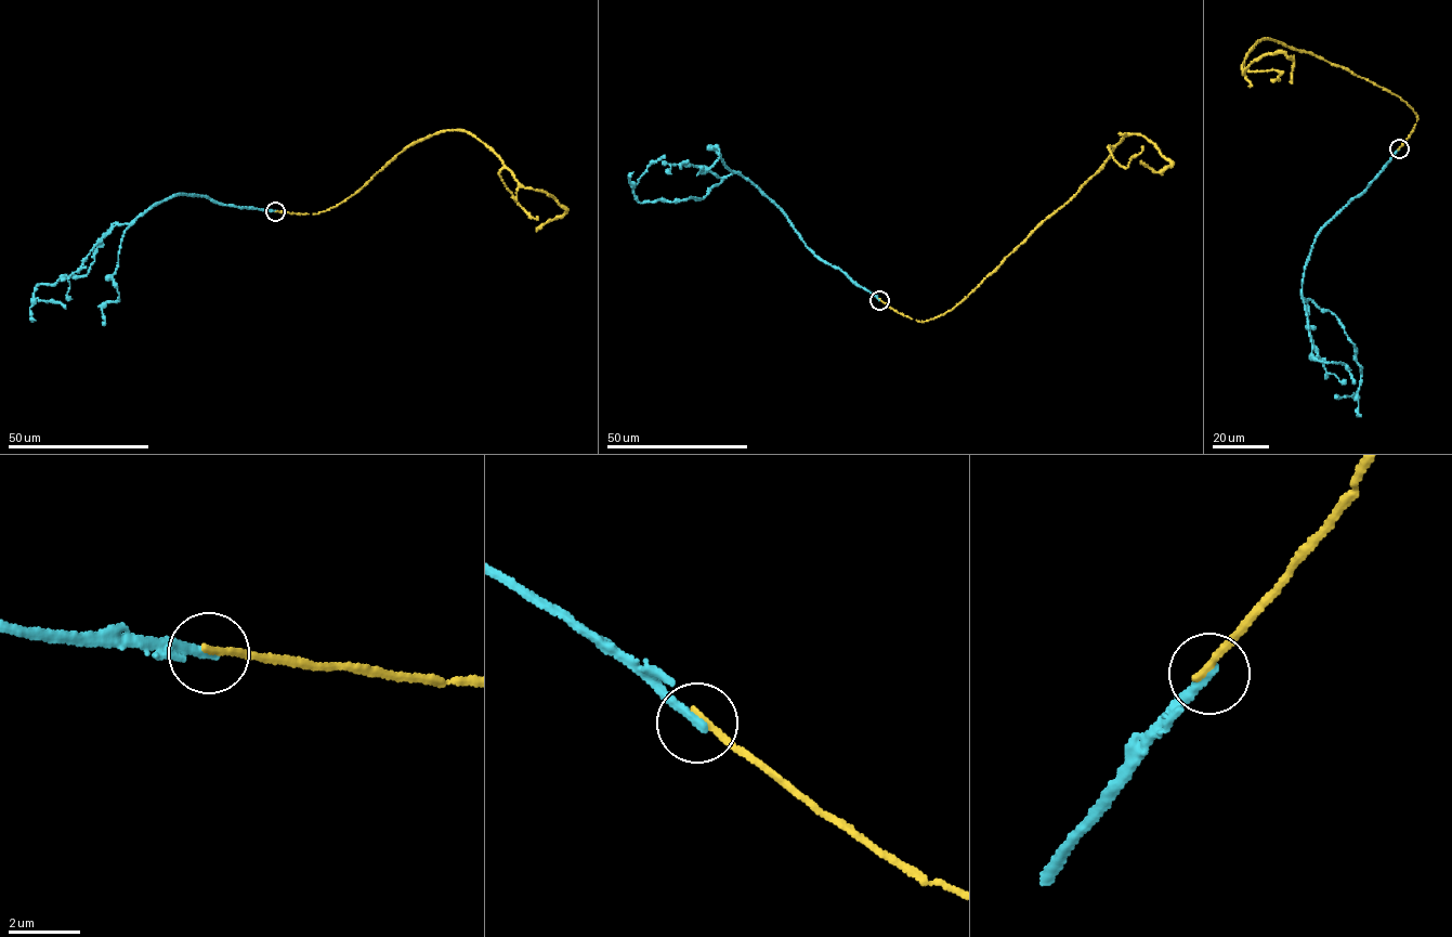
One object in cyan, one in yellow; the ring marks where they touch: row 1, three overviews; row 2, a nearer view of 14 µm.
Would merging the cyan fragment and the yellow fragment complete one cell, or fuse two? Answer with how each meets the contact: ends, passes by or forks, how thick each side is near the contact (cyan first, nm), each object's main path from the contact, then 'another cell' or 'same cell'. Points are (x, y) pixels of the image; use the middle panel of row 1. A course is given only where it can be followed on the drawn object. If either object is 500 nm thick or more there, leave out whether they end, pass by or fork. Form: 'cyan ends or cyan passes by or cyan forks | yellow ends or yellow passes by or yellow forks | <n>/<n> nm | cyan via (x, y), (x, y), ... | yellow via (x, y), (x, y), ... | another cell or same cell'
cyan ends | yellow ends | 280/200 nm | cyan via (879, 299), (809, 249), (779, 208), (736, 172), (701, 198), (640, 203), (633, 186), (650, 164), (665, 157) | yellow via (879, 299), (920, 322), (942, 314), (1067, 204), (1125, 135), (1147, 138), (1172, 165), (1154, 171), (1139, 161) | another cell

